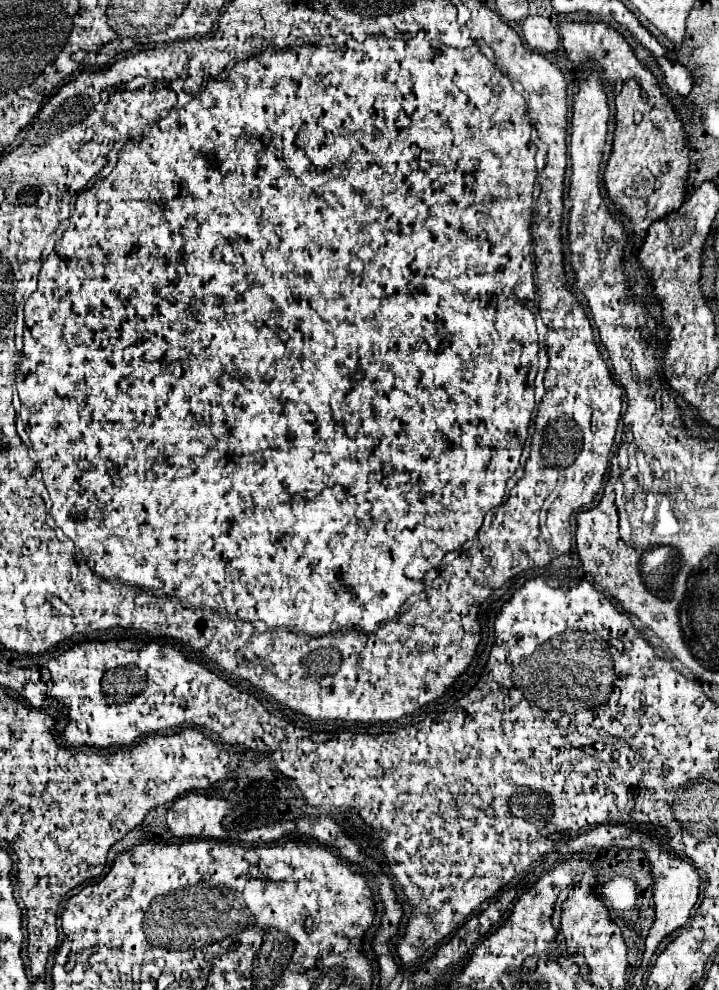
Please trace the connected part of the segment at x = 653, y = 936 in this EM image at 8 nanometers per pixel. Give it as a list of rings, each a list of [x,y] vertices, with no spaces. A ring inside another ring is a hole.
[[[652,844],[652,852],[648,852],[650,864],[652,864],[652,874],[654,874],[654,906],[656,906],[656,918],[654,918],[654,926],[650,928],[650,934],[645,940],[645,951],[643,954],[642,964],[650,965],[651,958],[655,953],[660,942],[674,932],[676,928],[684,926],[686,920],[690,918],[690,912],[698,900],[698,886],[700,886],[700,876],[698,870],[684,862],[682,858],[664,852],[660,846],[656,848],[656,844]]]

